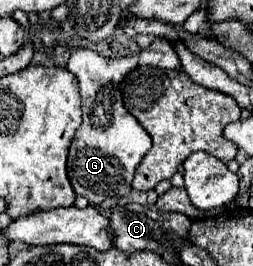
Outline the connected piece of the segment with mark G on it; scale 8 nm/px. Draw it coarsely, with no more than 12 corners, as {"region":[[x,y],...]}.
{"region":[[174,46],[136,56],[76,50],[82,126],[68,176],[92,206],[132,190],[150,134],[118,84],[140,64],[182,70]]}

